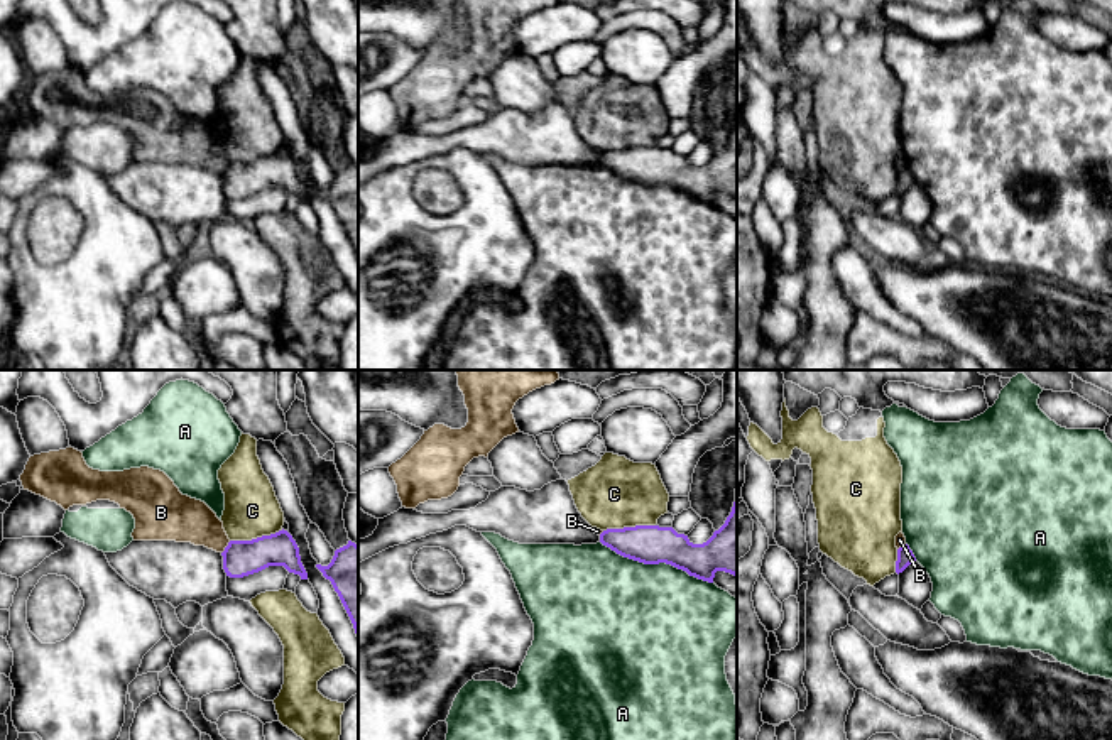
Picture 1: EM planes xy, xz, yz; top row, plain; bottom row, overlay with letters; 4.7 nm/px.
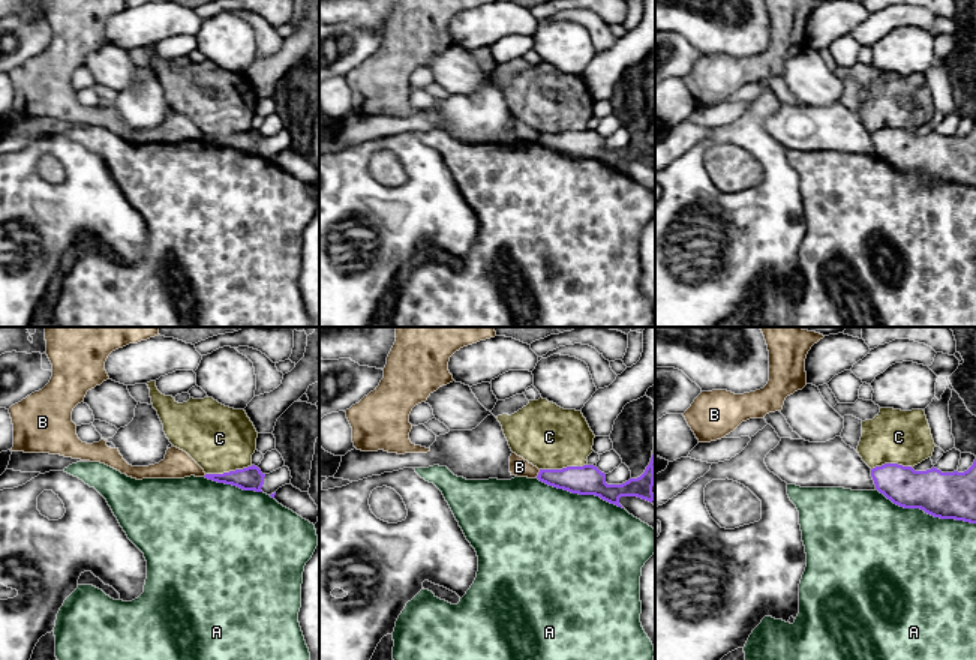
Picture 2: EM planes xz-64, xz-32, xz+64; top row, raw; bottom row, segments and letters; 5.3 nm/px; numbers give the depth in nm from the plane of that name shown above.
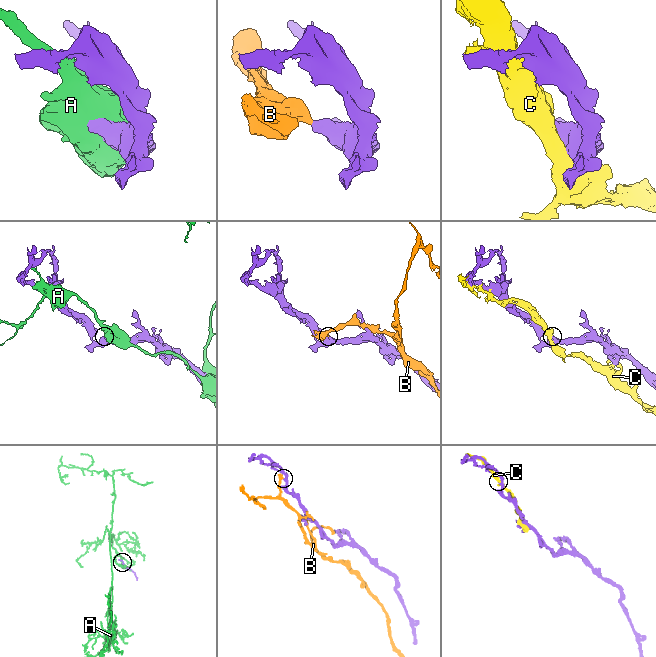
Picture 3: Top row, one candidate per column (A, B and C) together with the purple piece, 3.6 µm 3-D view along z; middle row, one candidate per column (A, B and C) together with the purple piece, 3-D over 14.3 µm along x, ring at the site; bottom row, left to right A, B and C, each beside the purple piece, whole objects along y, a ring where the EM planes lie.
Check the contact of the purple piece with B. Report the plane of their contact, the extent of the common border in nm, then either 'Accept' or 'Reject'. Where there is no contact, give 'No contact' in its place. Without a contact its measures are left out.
Touches purple in xy. Shared border 80 nm. Reject

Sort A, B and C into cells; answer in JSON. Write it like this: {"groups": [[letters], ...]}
{"groups": [["A"], ["B"], ["C"]]}

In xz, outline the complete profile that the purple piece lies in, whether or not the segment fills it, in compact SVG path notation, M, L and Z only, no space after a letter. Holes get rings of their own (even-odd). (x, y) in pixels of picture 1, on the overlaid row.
M737 498L725 524L703 544L659 525L607 529L600 542L624 558L644 564L666 563L708 583L717 571L737 576Z

